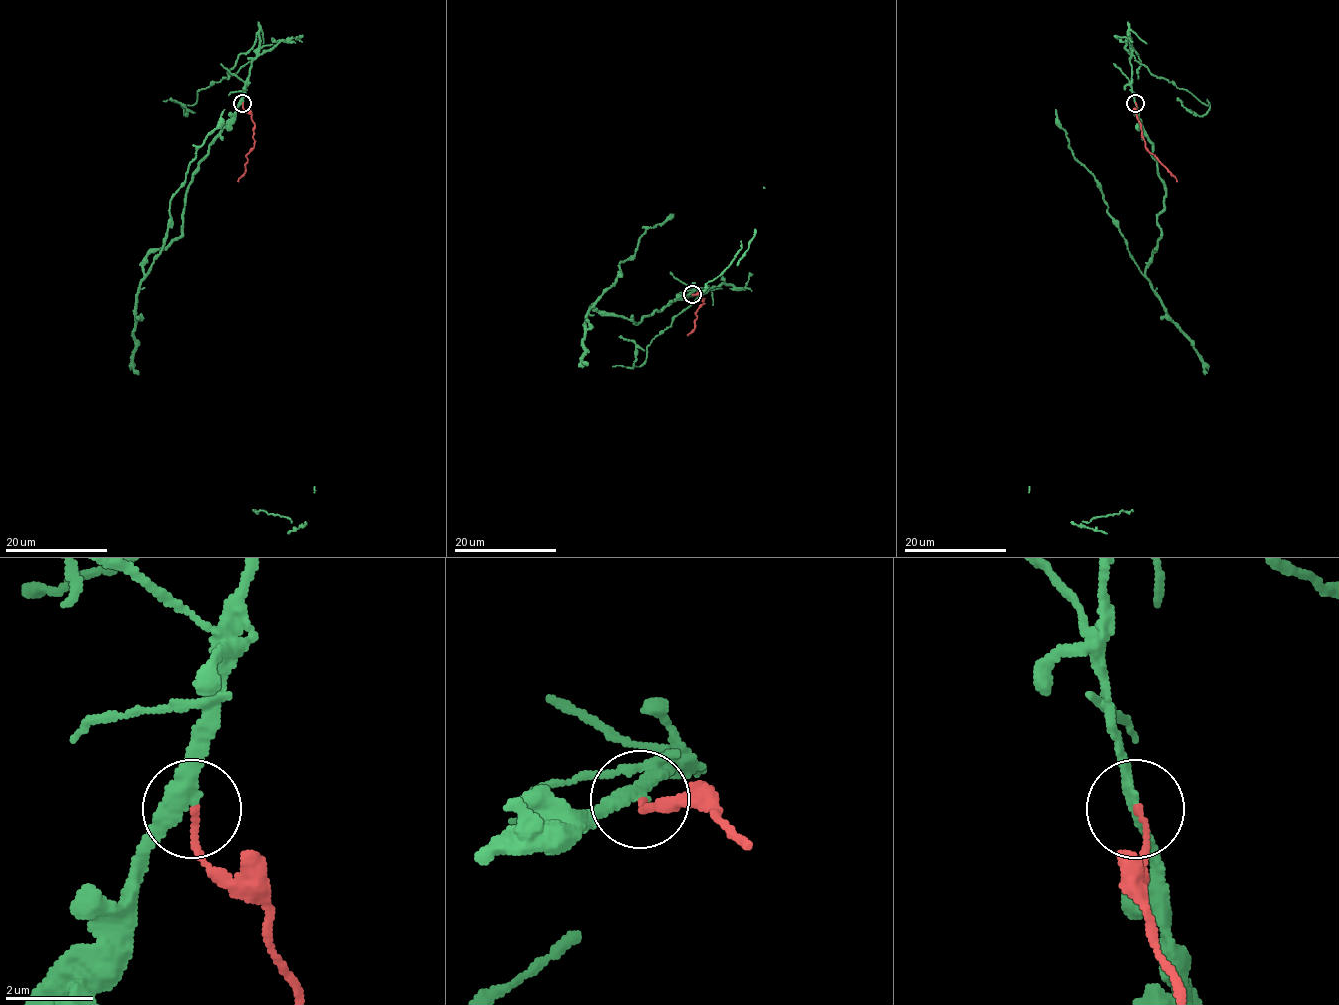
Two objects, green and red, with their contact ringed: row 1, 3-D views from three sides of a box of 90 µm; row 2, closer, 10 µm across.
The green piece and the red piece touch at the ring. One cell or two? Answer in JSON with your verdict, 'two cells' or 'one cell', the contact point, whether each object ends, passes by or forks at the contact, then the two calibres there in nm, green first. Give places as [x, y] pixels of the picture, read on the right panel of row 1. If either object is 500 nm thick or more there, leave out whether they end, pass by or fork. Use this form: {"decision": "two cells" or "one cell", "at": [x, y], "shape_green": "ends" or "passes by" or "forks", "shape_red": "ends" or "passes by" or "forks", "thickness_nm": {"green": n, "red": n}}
{"decision": "two cells", "at": [1135, 103], "shape_green": "passes by", "shape_red": "ends", "thickness_nm": {"green": 280, "red": 140}}

